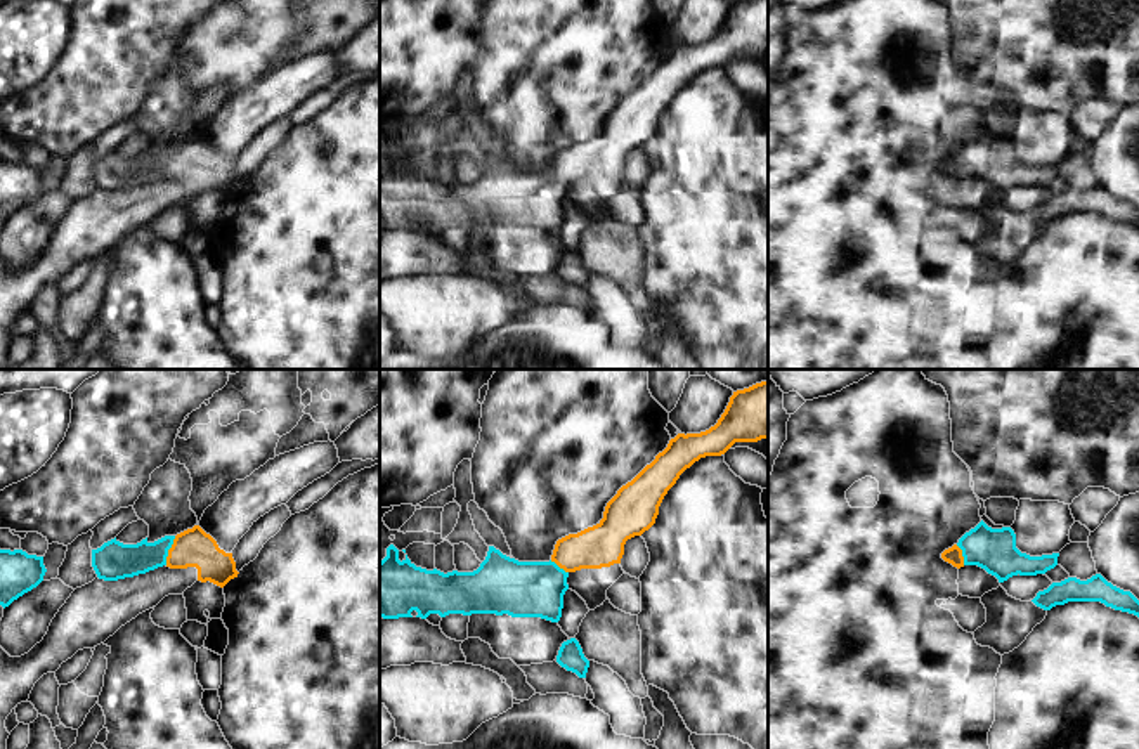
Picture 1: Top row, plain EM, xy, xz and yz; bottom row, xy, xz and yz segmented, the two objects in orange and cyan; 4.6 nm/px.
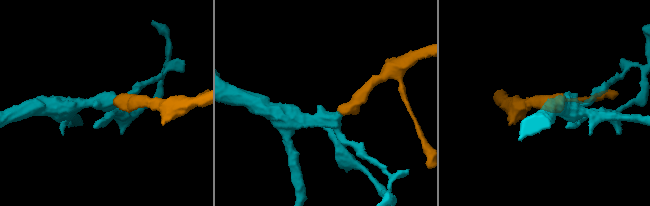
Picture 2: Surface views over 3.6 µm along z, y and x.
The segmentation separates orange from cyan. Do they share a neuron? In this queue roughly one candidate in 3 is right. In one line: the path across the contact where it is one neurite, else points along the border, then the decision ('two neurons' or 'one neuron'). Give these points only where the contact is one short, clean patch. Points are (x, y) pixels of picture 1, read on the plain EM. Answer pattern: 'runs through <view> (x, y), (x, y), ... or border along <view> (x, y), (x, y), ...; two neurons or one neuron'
runs through xy (191, 160), (169, 162), (139, 170), (117, 172); one neuron

